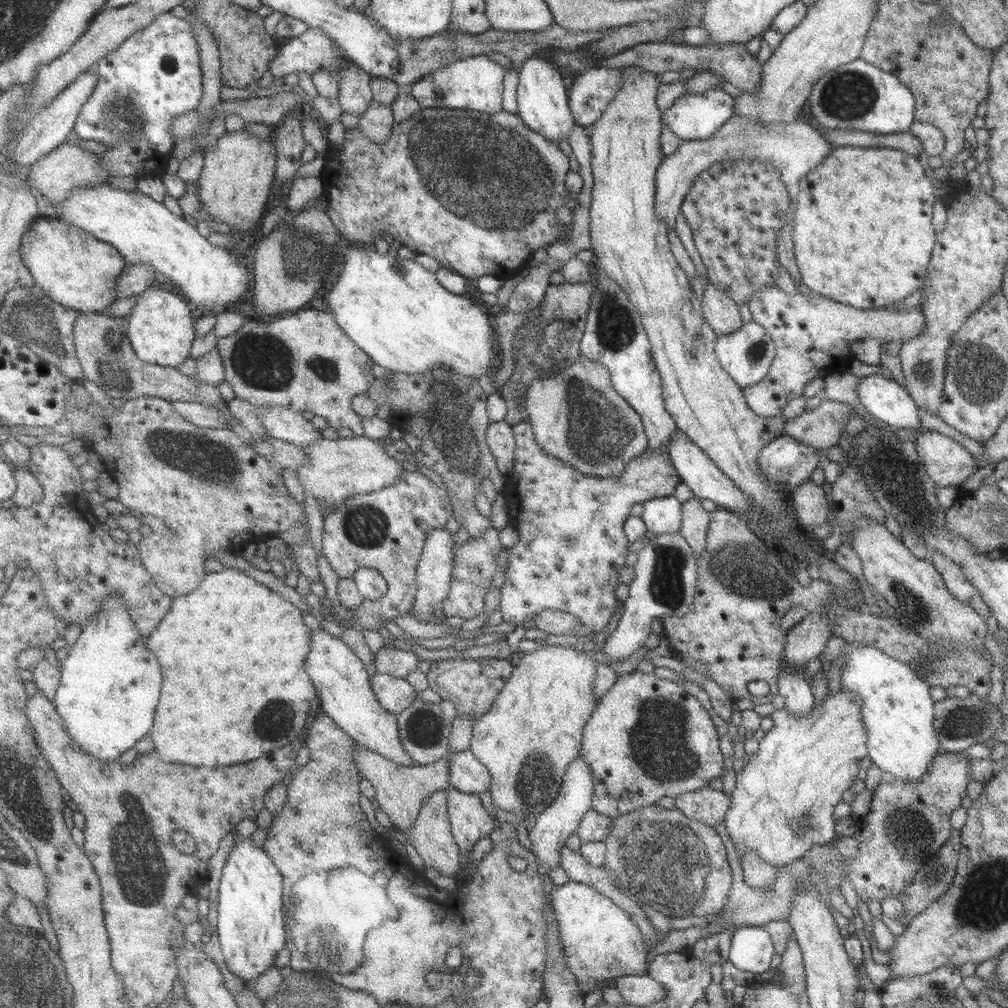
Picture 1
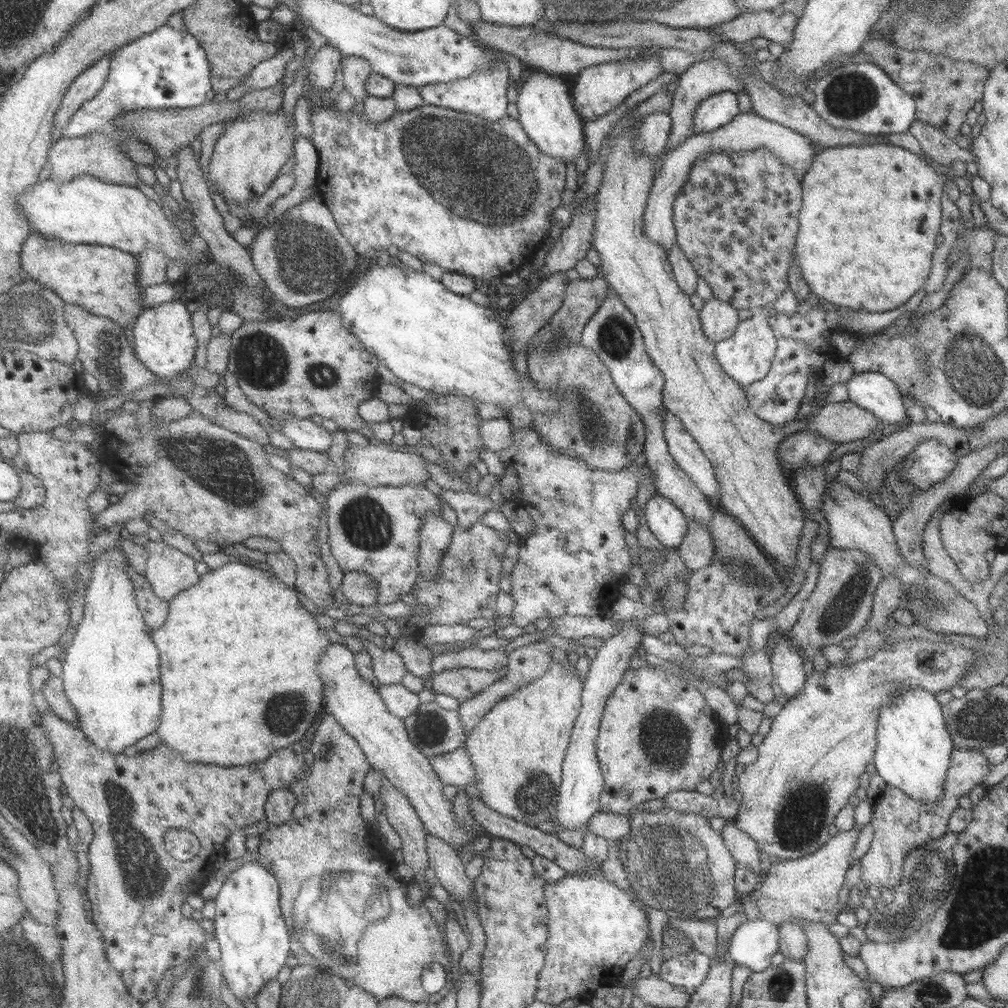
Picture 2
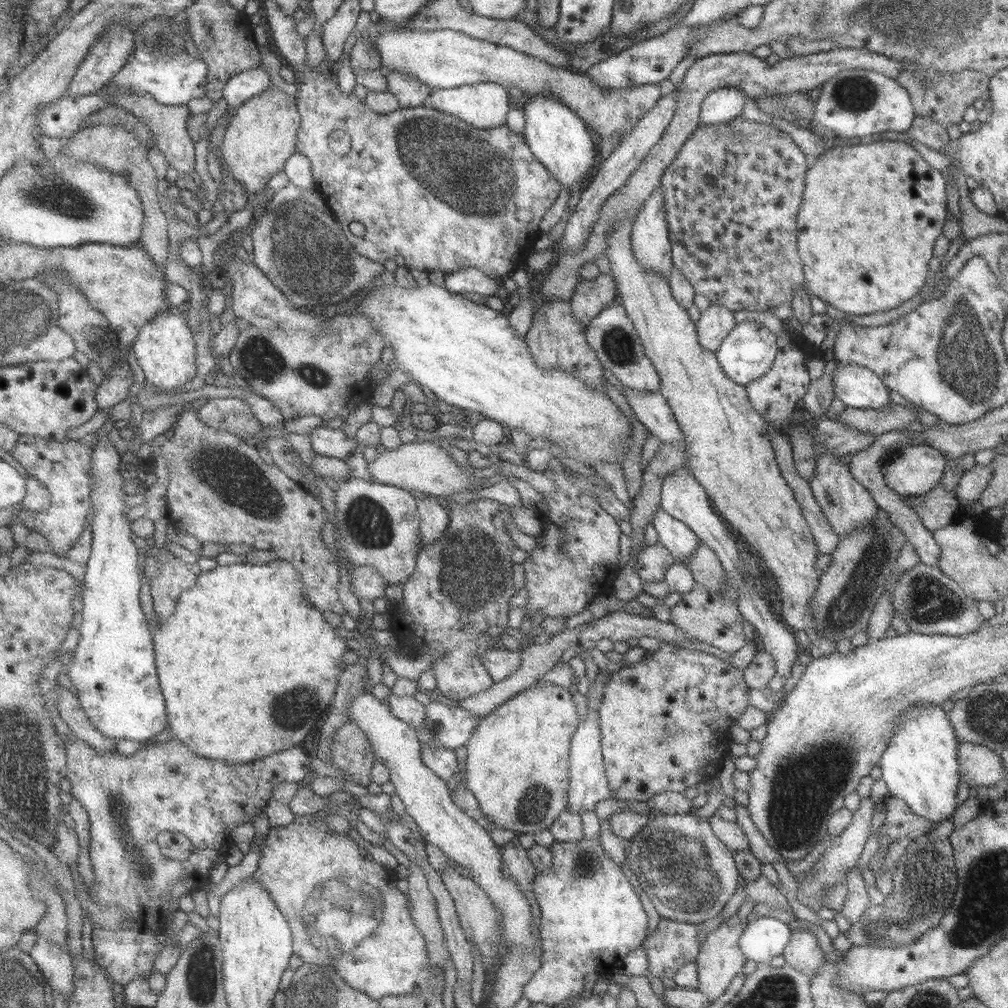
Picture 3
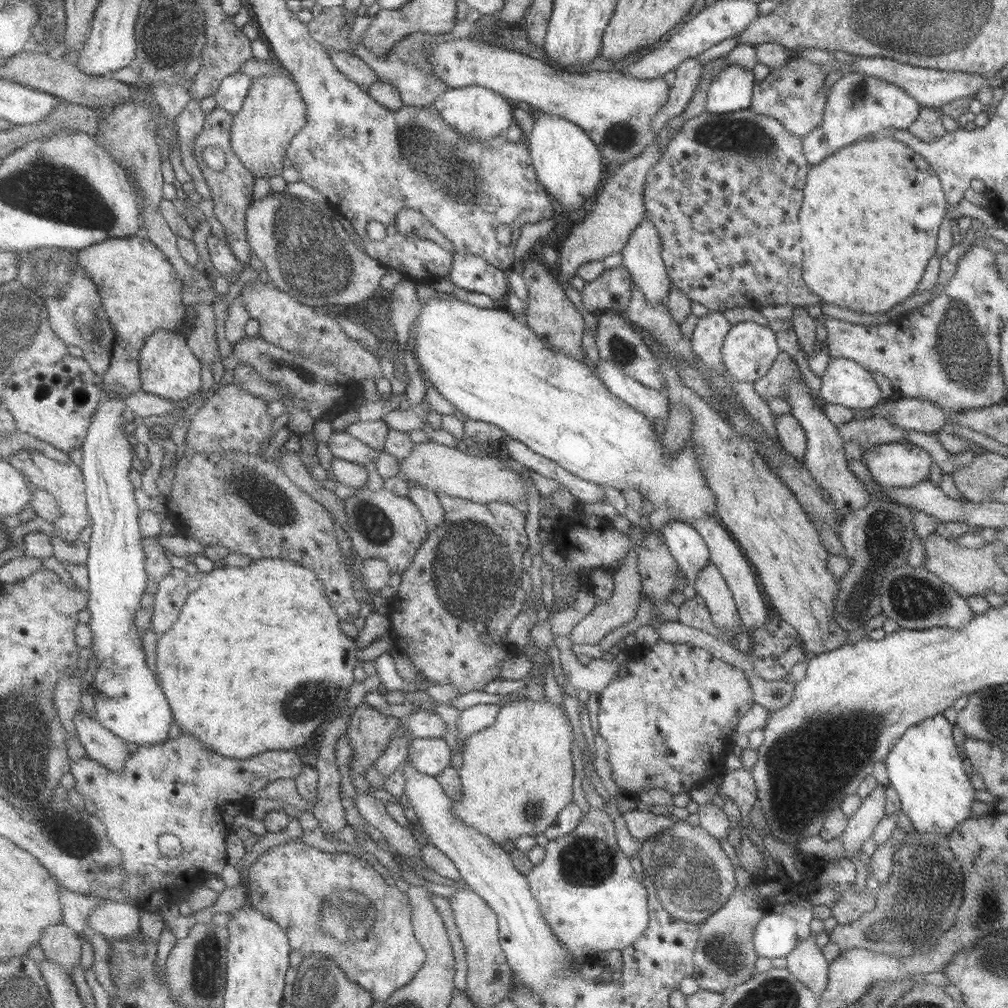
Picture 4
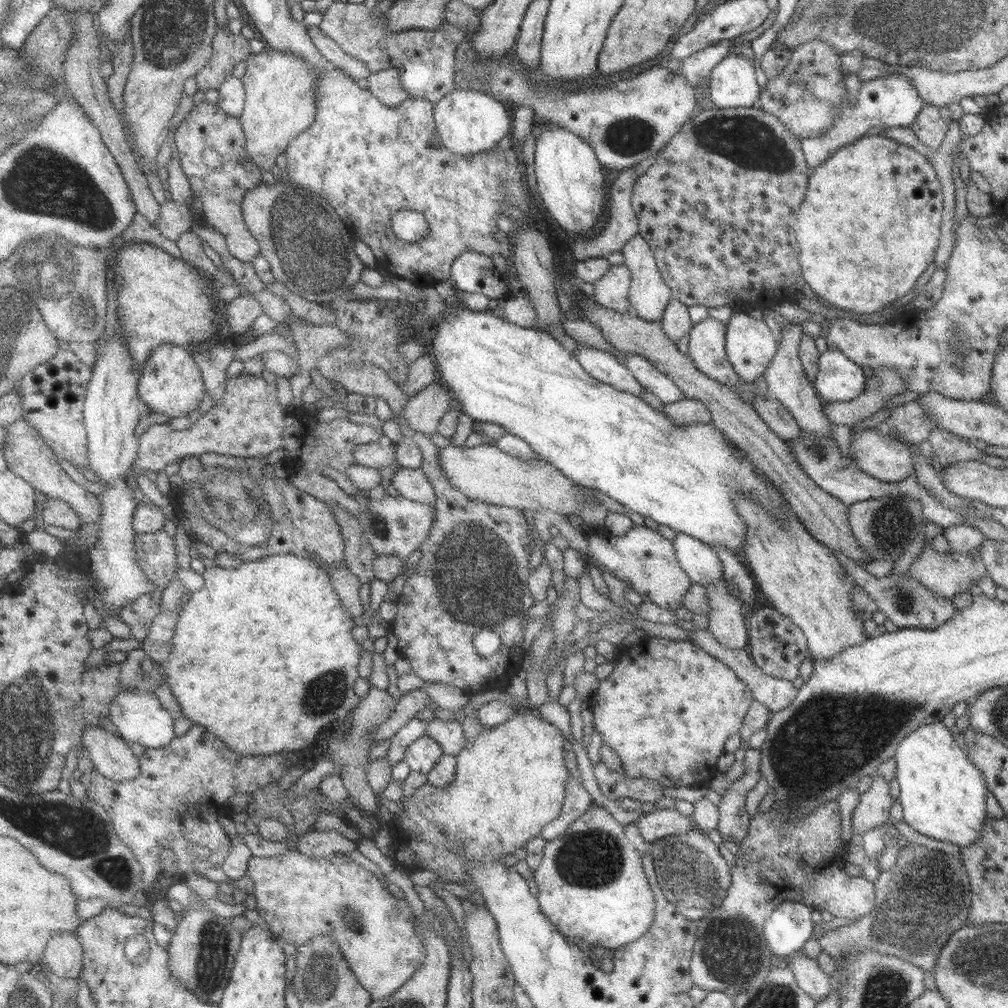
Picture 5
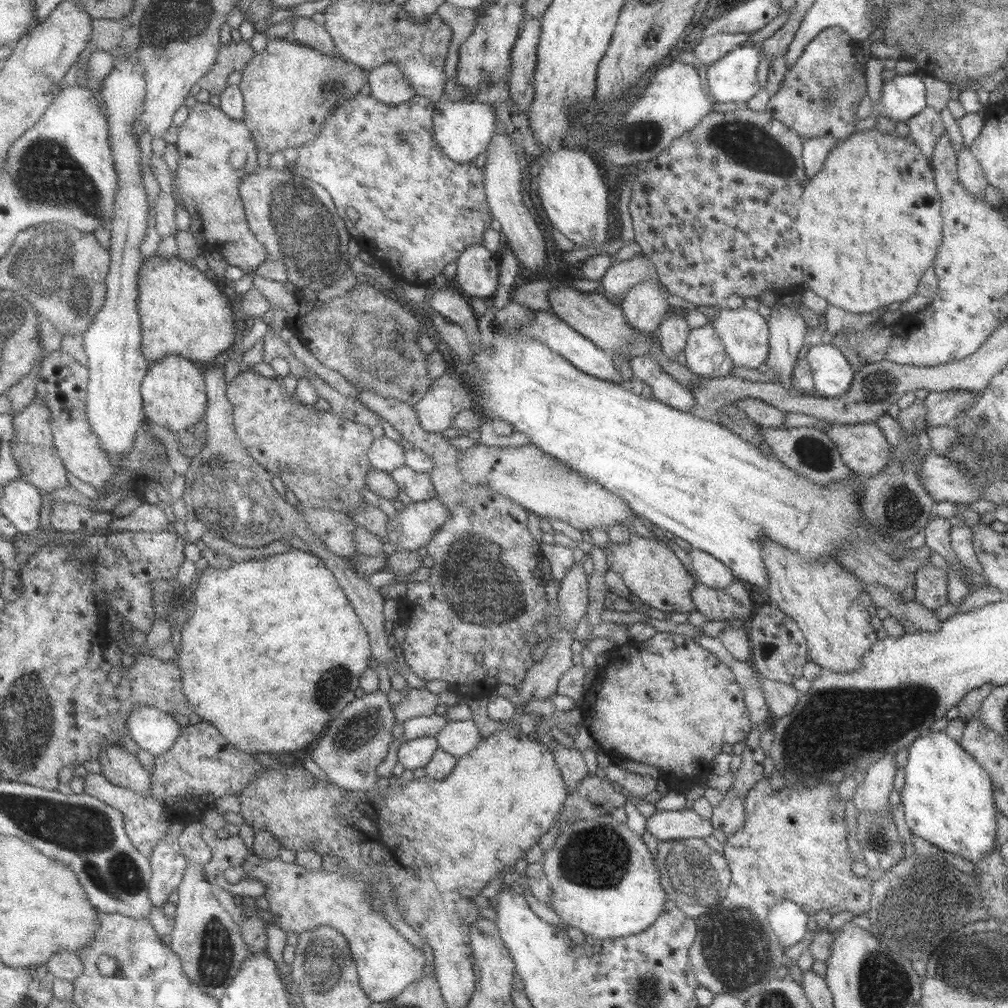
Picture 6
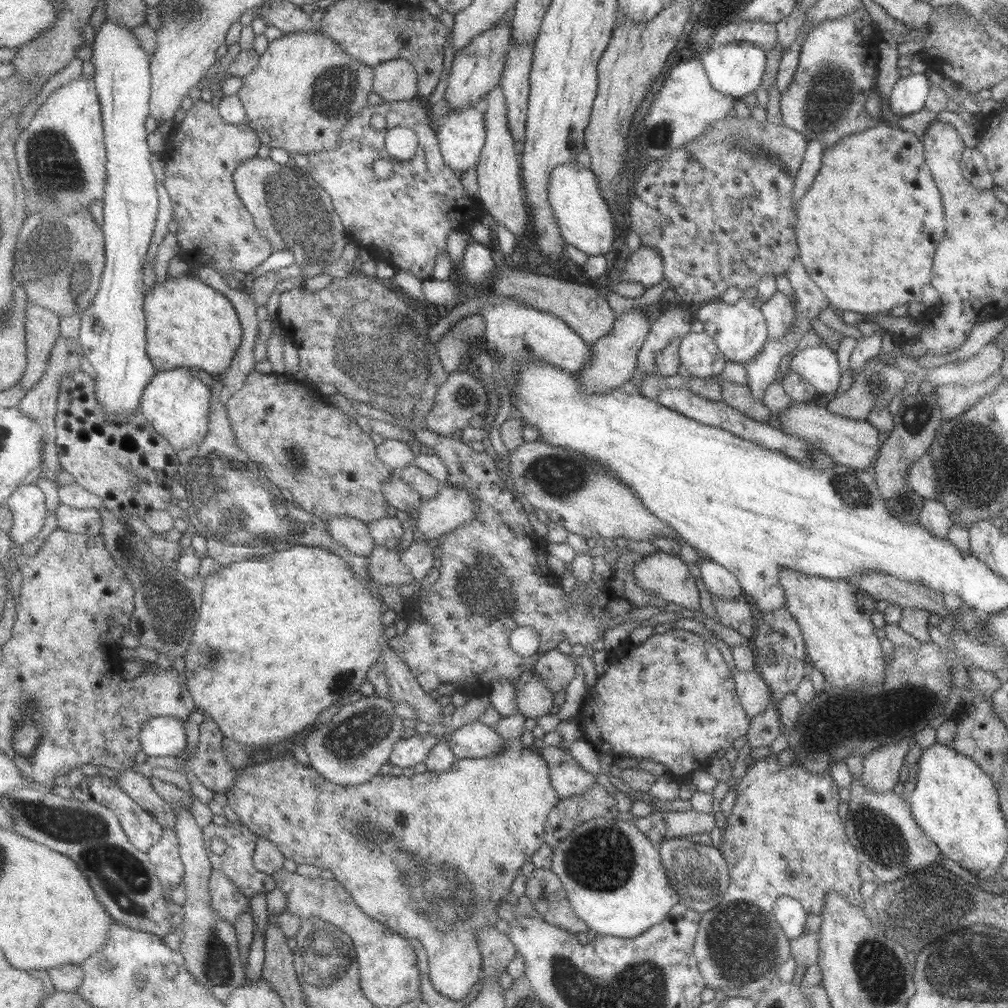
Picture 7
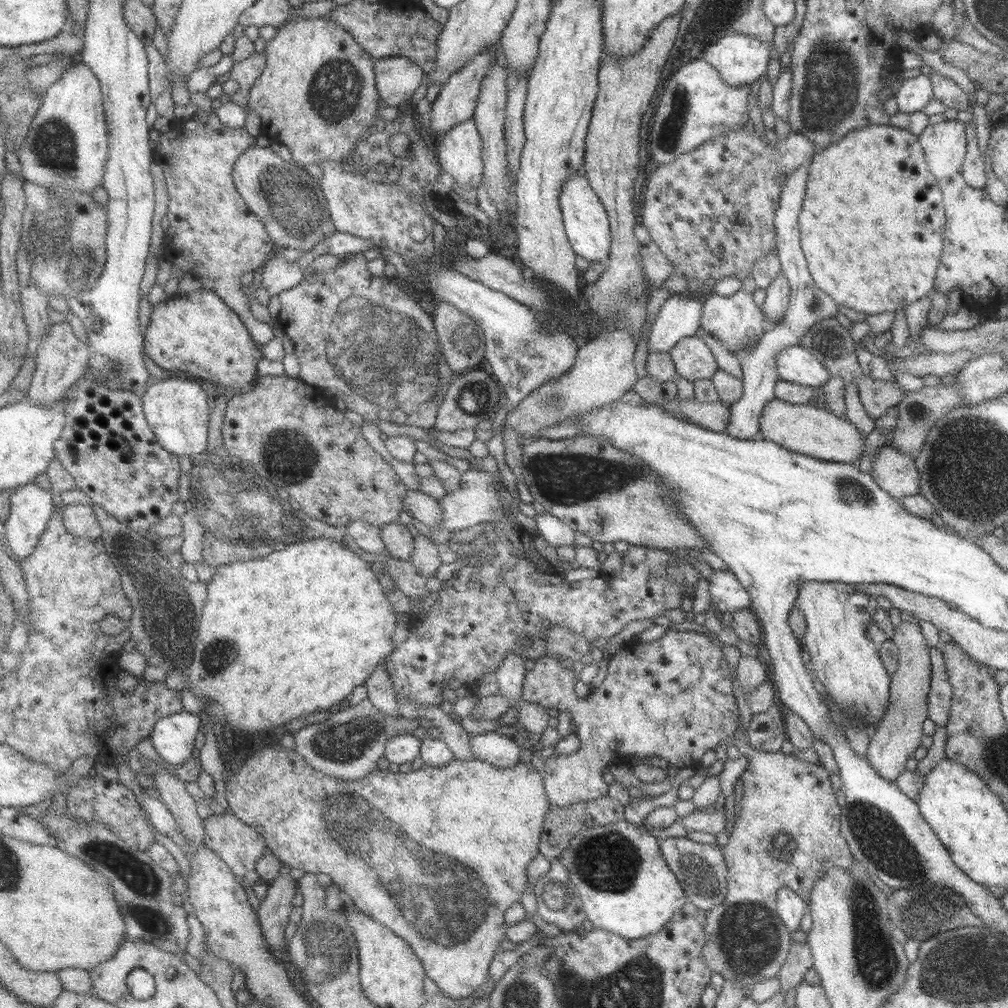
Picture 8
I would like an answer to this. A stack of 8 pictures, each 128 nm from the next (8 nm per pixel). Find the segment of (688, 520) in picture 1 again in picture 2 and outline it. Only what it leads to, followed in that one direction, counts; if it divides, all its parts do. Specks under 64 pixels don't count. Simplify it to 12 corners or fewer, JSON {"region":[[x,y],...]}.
{"region":[[688,521],[677,547],[693,572],[714,561],[715,542],[704,523]]}

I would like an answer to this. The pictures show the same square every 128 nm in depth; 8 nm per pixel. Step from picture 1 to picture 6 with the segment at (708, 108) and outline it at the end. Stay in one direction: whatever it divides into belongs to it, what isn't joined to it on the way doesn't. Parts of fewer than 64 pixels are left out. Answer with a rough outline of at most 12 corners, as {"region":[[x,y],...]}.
{"region":[[745,44],[707,66],[710,96],[744,106],[760,88]]}

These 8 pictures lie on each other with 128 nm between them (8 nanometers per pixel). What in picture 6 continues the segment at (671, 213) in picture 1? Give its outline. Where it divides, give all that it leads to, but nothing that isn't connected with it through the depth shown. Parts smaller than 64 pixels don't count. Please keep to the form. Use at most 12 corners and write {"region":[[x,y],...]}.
{"region":[[656,278],[632,287],[621,311],[639,334],[656,333],[672,308]]}

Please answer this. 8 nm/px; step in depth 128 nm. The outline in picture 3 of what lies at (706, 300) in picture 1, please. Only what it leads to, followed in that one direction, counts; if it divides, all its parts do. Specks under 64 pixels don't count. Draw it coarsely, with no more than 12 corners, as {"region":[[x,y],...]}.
{"region":[[719,304],[701,311],[698,342],[716,352],[737,325],[734,313]]}

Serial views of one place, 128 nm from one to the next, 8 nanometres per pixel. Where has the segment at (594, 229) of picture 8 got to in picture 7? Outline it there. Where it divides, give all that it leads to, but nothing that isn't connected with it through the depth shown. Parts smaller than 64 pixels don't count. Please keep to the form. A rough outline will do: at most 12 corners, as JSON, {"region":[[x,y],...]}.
{"region":[[558,167],[551,201],[567,241],[609,254],[612,214],[592,169]]}

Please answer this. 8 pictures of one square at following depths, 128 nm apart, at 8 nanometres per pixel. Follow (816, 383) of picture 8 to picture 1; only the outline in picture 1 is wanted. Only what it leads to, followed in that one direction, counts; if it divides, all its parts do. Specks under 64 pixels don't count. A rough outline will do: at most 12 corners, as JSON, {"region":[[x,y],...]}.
{"region":[[860,379],[860,402],[894,429],[922,427],[919,406],[894,379]]}

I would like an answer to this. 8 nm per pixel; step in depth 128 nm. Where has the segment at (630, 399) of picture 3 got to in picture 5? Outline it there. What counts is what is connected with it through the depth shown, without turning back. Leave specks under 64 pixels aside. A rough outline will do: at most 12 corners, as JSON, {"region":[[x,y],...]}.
{"region":[[580,345],[577,359],[596,380],[642,398],[643,386],[611,352]]}

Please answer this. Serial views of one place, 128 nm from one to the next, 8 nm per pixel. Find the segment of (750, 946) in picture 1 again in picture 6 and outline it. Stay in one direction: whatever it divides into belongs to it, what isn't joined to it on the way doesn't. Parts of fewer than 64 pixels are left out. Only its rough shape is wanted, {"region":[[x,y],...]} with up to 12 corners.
{"region":[[783,900],[771,908],[771,932],[782,948],[809,936],[809,915]]}

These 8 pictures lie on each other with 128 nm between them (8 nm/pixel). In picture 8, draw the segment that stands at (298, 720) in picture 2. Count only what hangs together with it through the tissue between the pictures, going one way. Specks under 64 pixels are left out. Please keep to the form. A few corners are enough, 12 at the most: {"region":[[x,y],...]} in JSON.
{"region":[[345,542],[221,566],[189,689],[228,730],[336,707],[396,650]]}

